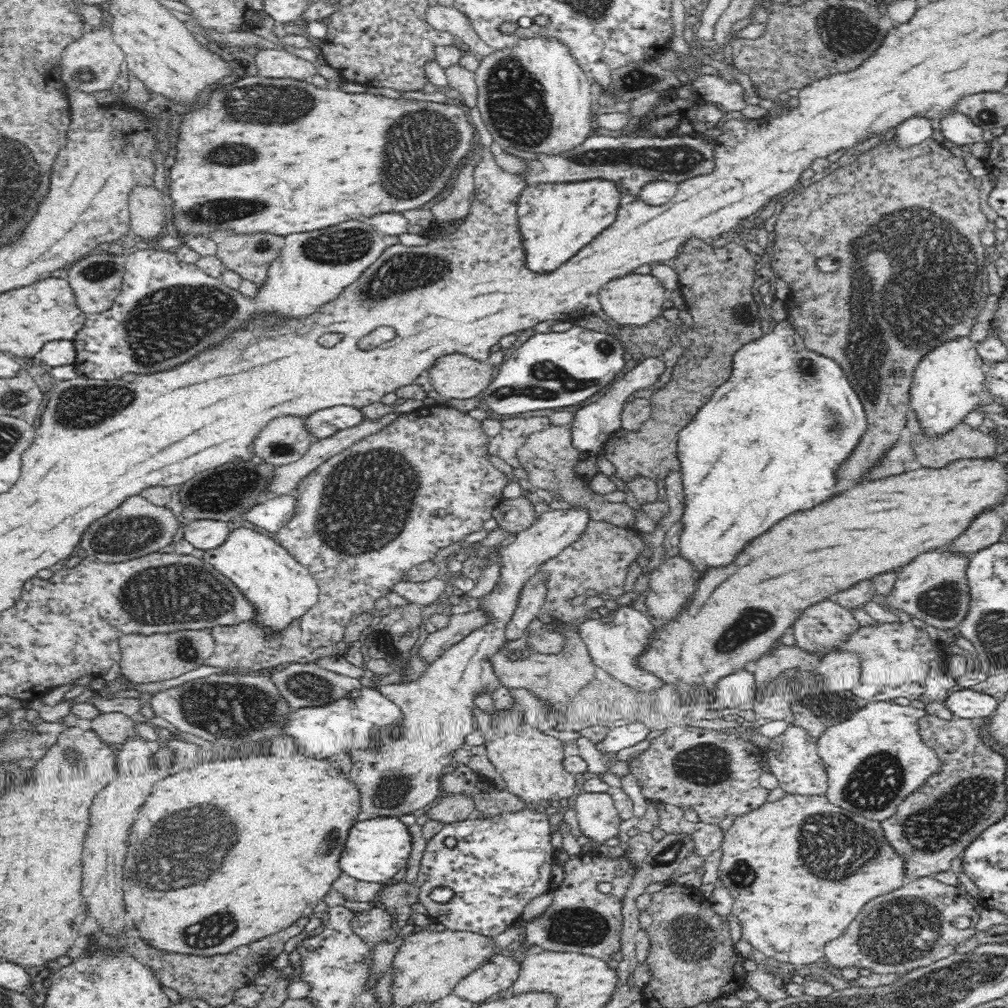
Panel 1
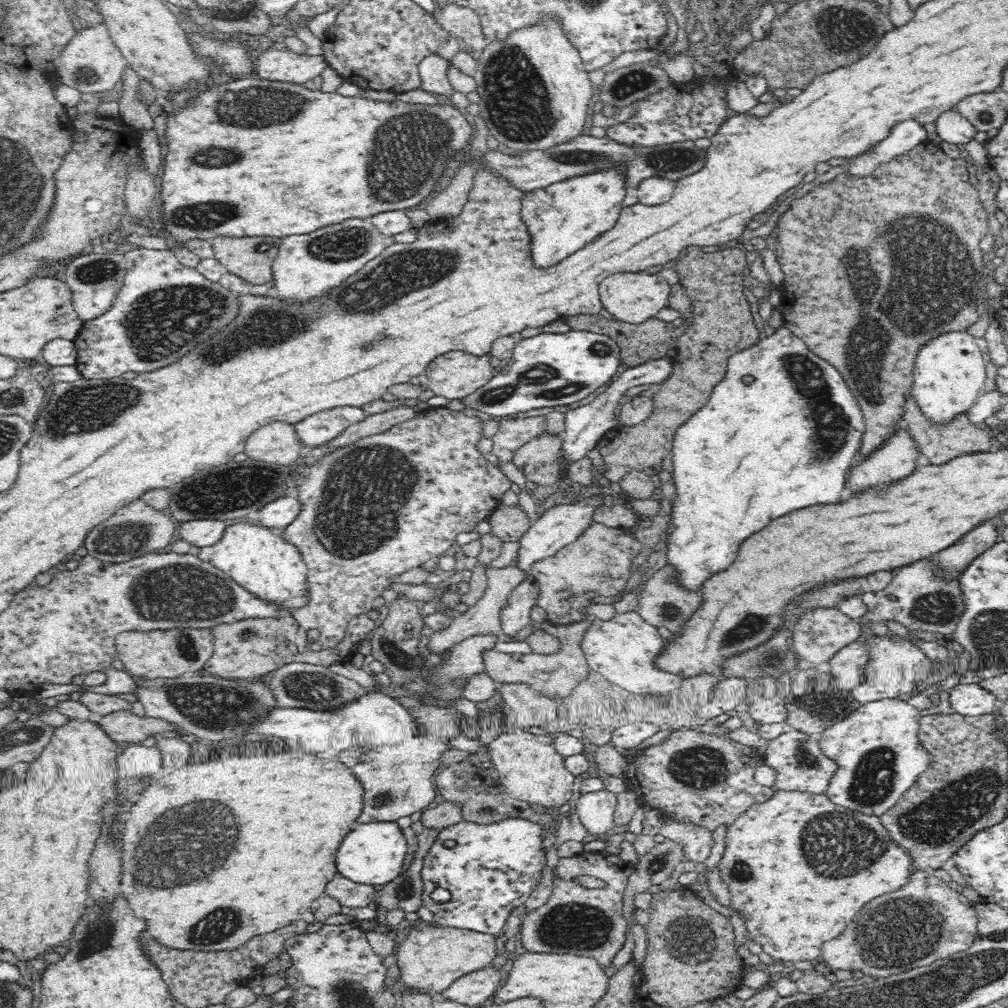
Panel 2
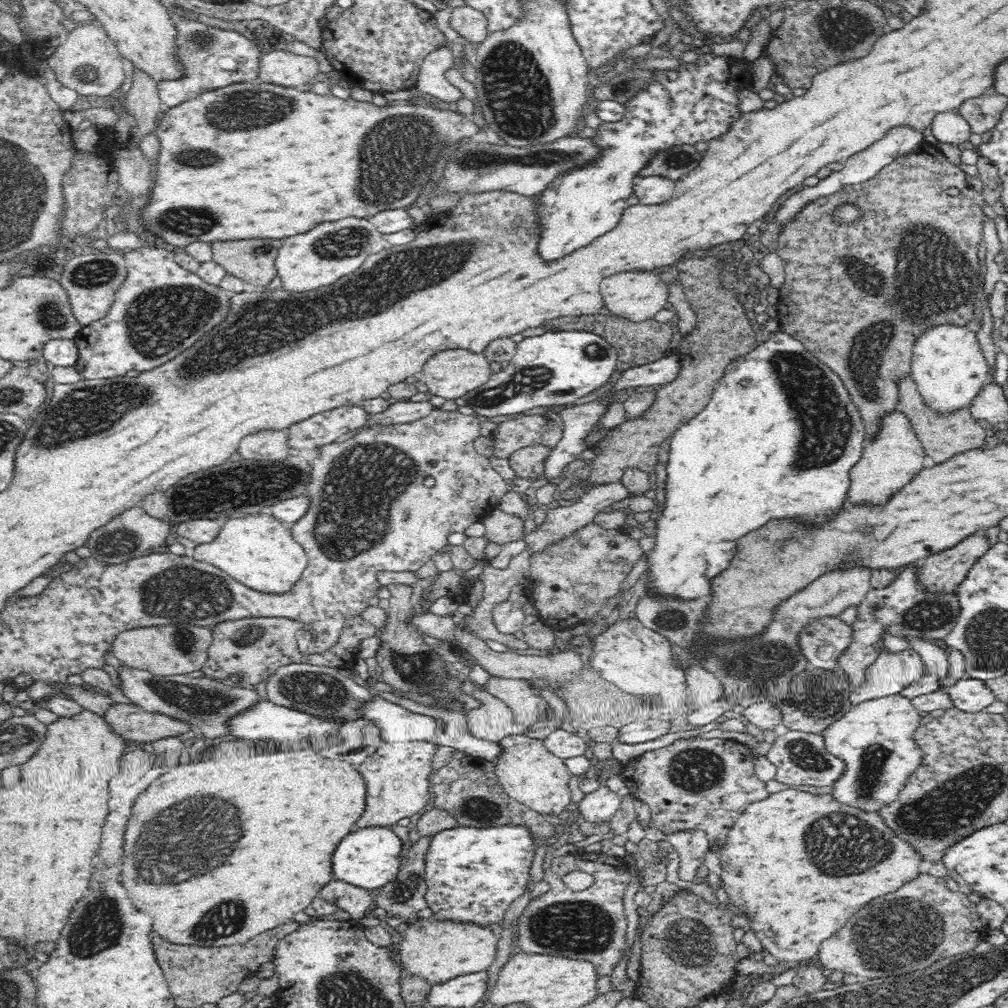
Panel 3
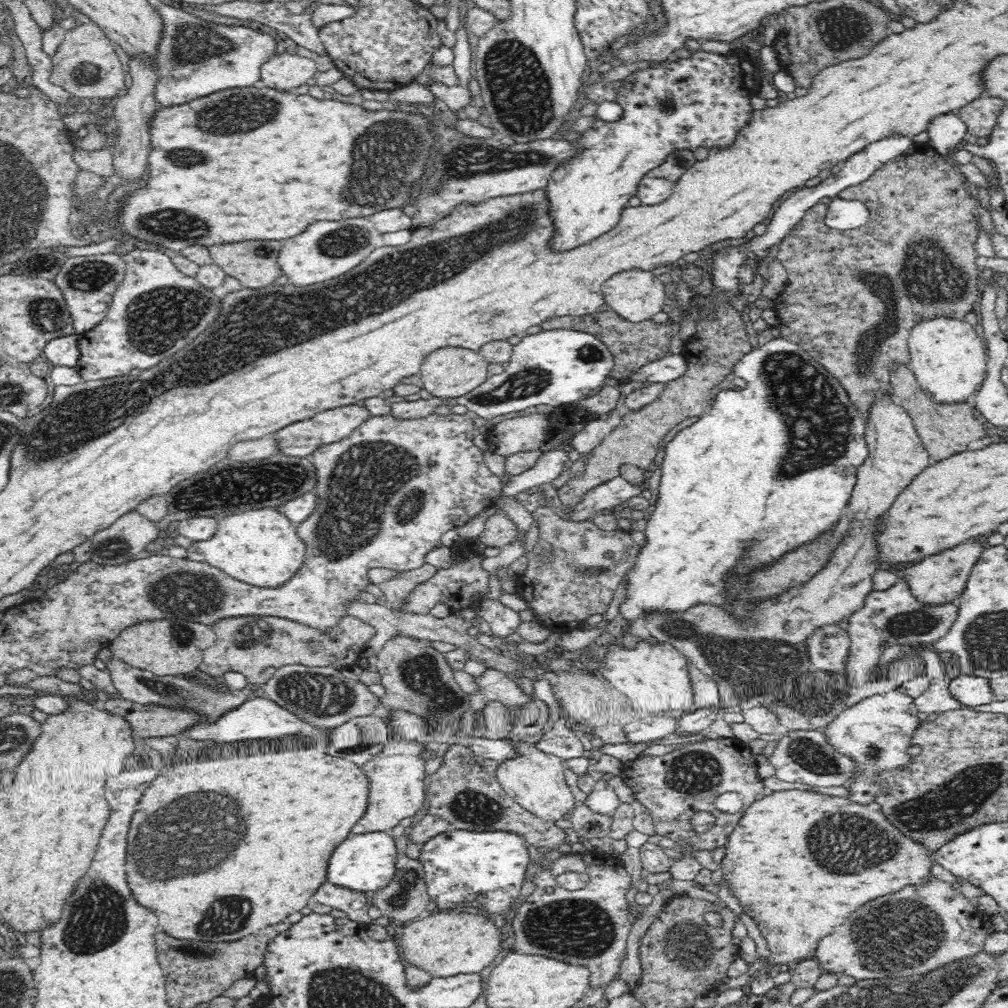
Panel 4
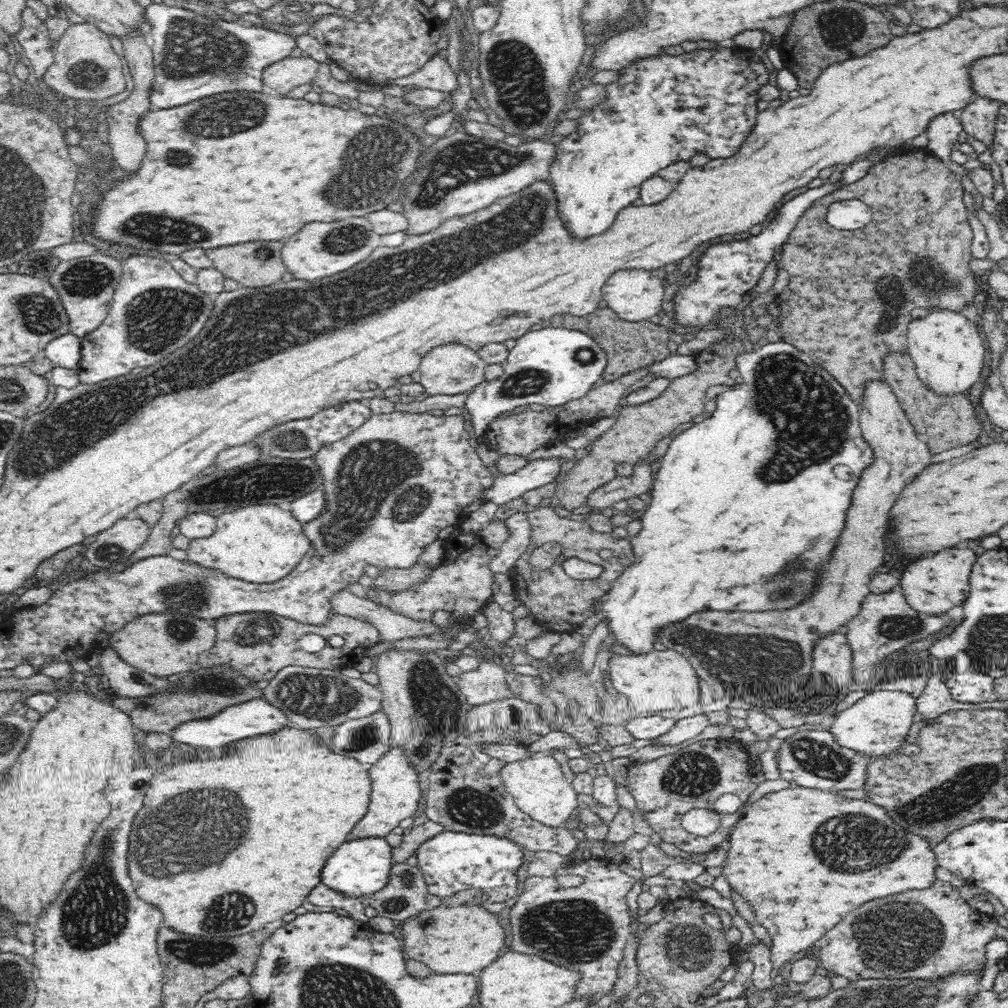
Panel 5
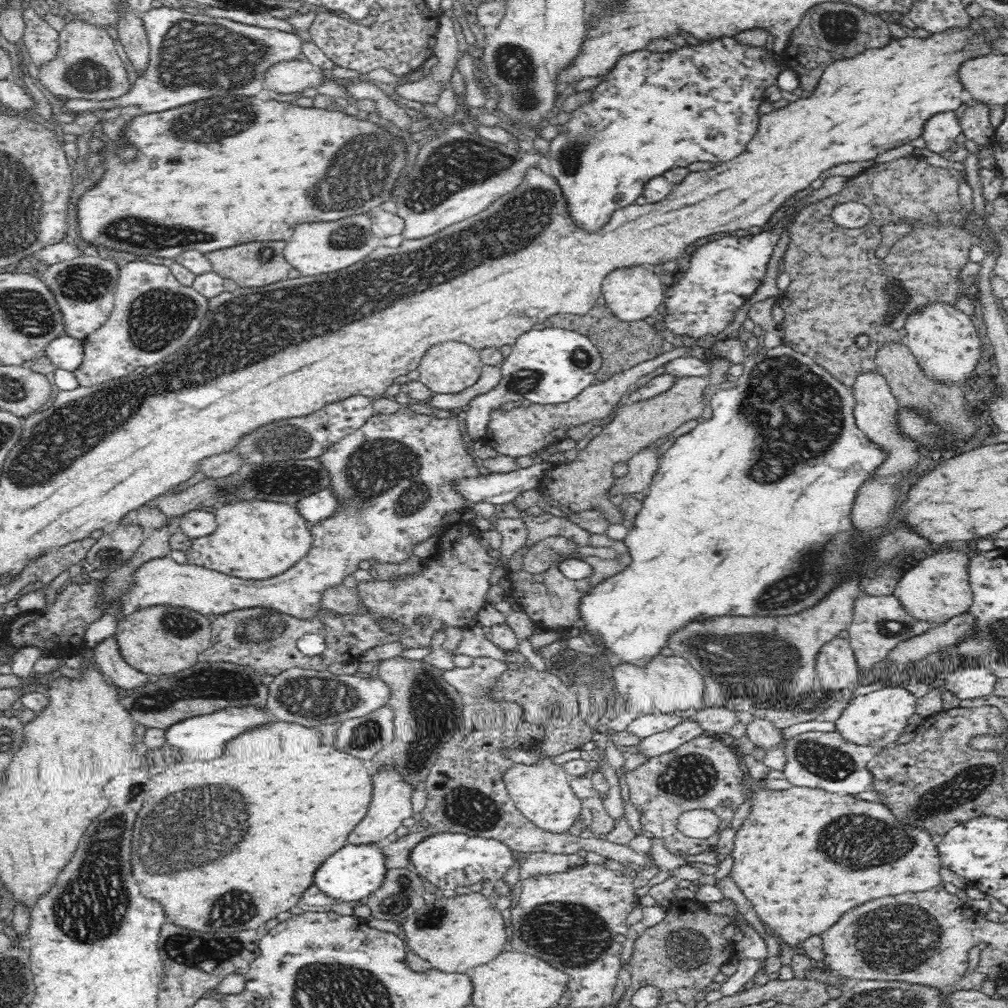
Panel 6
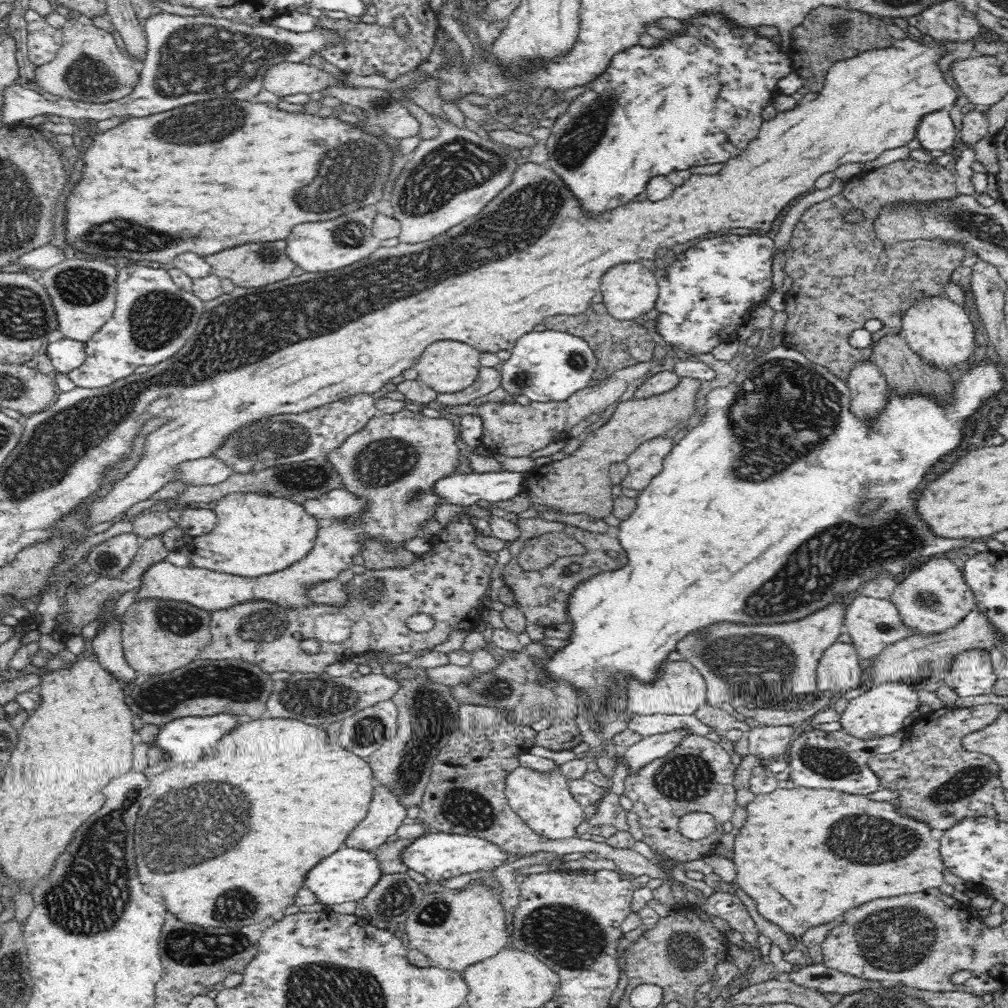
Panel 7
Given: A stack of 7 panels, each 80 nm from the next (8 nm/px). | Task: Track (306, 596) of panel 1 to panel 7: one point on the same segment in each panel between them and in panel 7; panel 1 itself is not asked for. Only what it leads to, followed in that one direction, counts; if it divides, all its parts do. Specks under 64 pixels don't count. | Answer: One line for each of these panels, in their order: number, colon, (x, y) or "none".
2: (256, 557)
3: (258, 551)
4: (260, 548)
5: (261, 544)
6: (254, 540)
7: (255, 536)

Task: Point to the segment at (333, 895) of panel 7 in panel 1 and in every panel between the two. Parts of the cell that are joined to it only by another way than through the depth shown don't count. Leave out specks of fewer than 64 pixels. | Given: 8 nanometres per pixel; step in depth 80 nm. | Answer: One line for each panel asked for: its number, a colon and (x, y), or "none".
1: (378, 848)
2: (374, 852)
3: (369, 856)
4: (366, 862)
5: (361, 866)
6: (358, 869)

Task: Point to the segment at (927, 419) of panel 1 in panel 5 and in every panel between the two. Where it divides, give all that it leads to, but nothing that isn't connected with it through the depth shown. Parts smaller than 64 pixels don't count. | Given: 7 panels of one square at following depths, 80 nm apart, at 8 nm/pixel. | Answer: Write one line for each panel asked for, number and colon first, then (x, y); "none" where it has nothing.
2: (949, 373)
3: (948, 367)
4: (948, 358)
5: (946, 348)

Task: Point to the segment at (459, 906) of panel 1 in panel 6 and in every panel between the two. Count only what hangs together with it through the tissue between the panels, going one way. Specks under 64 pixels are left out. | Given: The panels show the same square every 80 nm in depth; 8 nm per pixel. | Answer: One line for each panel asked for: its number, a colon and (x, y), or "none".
2: (493, 868)
3: (473, 875)
4: (465, 870)
5: (453, 861)
6: (449, 859)

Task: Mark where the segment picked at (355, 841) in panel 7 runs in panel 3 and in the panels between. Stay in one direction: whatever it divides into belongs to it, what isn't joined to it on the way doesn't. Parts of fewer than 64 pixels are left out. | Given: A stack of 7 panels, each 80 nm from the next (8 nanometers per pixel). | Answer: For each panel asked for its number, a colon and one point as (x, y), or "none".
3: (397, 776)
4: (397, 782)
5: (395, 794)
6: (391, 802)

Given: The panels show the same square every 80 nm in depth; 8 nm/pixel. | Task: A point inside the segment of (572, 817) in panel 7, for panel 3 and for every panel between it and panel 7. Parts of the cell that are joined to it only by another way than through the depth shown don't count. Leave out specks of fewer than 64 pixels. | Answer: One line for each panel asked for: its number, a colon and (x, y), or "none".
3: (528, 772)
4: (536, 780)
5: (538, 786)
6: (541, 790)

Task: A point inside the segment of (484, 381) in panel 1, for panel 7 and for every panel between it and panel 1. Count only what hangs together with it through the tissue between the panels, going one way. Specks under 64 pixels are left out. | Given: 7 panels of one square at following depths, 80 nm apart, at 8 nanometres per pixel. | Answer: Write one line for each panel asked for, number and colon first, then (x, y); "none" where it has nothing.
2: (456, 374)
3: (451, 374)
4: (451, 372)
5: (454, 369)
6: (449, 368)
7: (446, 366)

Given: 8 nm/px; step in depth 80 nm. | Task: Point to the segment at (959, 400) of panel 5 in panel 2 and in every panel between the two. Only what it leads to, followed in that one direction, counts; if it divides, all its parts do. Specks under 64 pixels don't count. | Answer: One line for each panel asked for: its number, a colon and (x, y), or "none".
2: (937, 445)
3: (942, 437)
4: (946, 429)

